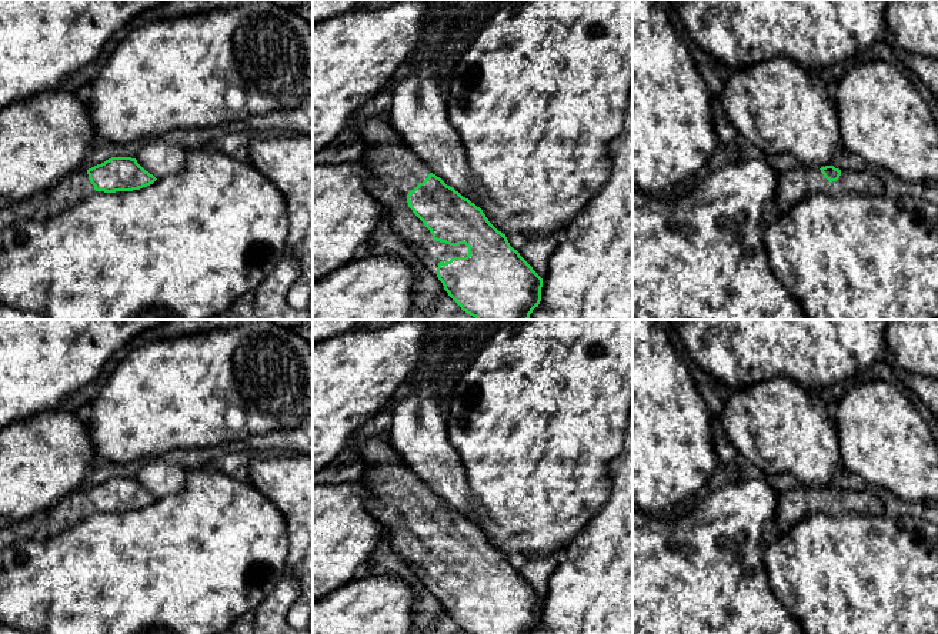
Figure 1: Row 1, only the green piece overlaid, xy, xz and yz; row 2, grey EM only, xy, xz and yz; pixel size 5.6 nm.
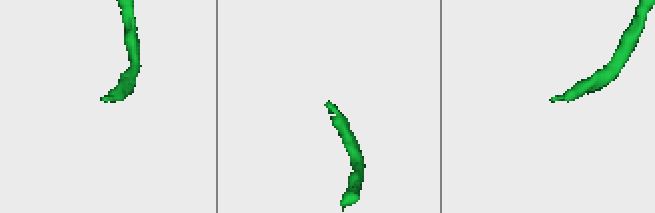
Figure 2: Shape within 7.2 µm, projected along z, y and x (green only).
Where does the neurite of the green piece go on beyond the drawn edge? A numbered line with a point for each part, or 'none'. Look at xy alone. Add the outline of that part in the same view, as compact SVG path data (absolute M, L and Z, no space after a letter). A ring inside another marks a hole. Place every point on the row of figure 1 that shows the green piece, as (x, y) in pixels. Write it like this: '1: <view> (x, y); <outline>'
1: xy (76, 186); M86 168L69 173L44 194L49 206L49 217L69 210L94 191Z

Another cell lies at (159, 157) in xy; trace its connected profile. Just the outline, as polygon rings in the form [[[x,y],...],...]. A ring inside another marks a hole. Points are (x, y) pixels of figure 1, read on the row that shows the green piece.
[[[163,139],[147,140],[140,149],[137,163],[156,178],[173,176],[187,164],[187,150]]]

